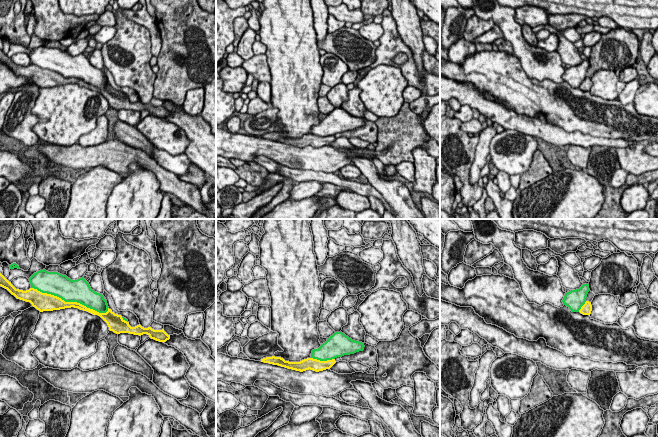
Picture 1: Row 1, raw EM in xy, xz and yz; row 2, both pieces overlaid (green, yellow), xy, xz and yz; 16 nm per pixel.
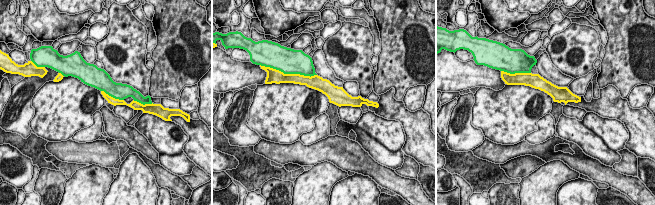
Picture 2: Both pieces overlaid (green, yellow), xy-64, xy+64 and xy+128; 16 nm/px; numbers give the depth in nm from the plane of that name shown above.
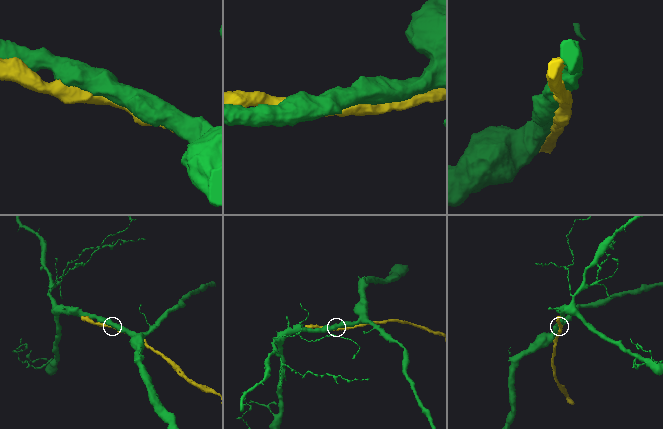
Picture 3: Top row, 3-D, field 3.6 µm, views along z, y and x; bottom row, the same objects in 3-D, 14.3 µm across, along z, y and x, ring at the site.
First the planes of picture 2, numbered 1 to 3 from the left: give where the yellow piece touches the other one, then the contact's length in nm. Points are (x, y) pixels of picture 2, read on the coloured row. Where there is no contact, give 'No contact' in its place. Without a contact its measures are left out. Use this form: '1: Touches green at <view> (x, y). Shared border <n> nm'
1: Touches green at xy-64 (112, 96). Shared border 400 nm
2: Touches green at xy+64 (288, 73). Shared border 950 nm
3: Touches green at xy+128 (516, 72). Shared border 480 nm

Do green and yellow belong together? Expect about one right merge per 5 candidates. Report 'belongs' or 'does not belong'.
does not belong

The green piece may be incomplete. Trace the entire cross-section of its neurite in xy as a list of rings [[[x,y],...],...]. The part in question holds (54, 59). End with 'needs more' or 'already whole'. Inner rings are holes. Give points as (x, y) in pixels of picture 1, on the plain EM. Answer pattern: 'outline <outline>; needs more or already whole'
outline [[[43,45],[34,49],[29,57],[31,64],[57,72],[65,78],[77,78],[99,89],[108,87],[104,72],[92,66],[84,53],[71,56],[66,51]]]; already whole

